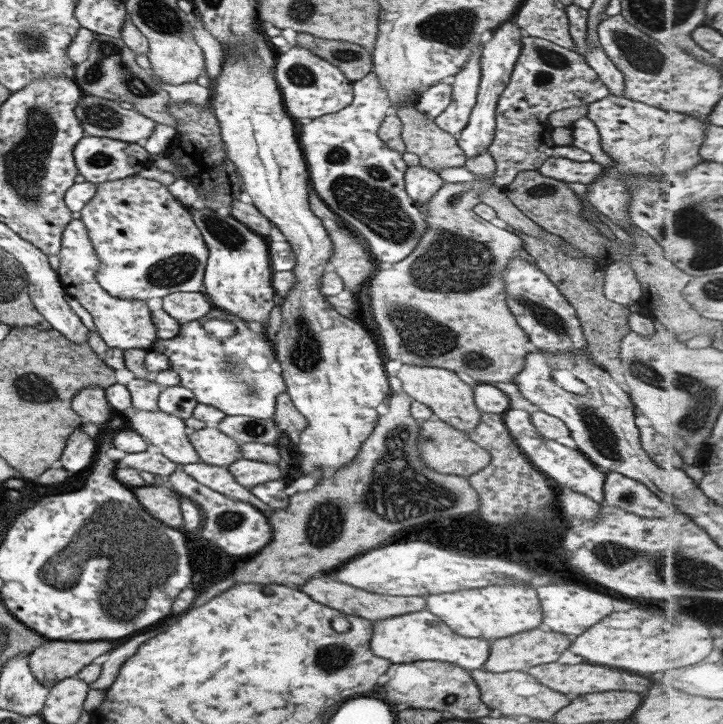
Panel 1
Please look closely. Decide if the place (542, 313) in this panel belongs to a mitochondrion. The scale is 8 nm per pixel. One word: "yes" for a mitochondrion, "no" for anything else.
yes

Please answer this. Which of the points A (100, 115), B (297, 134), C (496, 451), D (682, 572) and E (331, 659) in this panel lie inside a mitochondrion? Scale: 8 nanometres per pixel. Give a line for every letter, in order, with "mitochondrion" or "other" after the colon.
A: mitochondrion
B: other
C: other
D: mitochondrion
E: mitochondrion

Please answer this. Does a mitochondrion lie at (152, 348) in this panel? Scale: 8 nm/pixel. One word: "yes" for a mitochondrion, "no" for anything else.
no

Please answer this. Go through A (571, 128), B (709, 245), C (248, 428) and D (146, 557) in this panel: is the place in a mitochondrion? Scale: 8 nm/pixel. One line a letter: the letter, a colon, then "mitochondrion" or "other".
A: other
B: mitochondrion
C: mitochondrion
D: mitochondrion

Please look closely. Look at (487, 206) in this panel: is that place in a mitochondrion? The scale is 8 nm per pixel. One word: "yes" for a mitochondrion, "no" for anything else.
no

